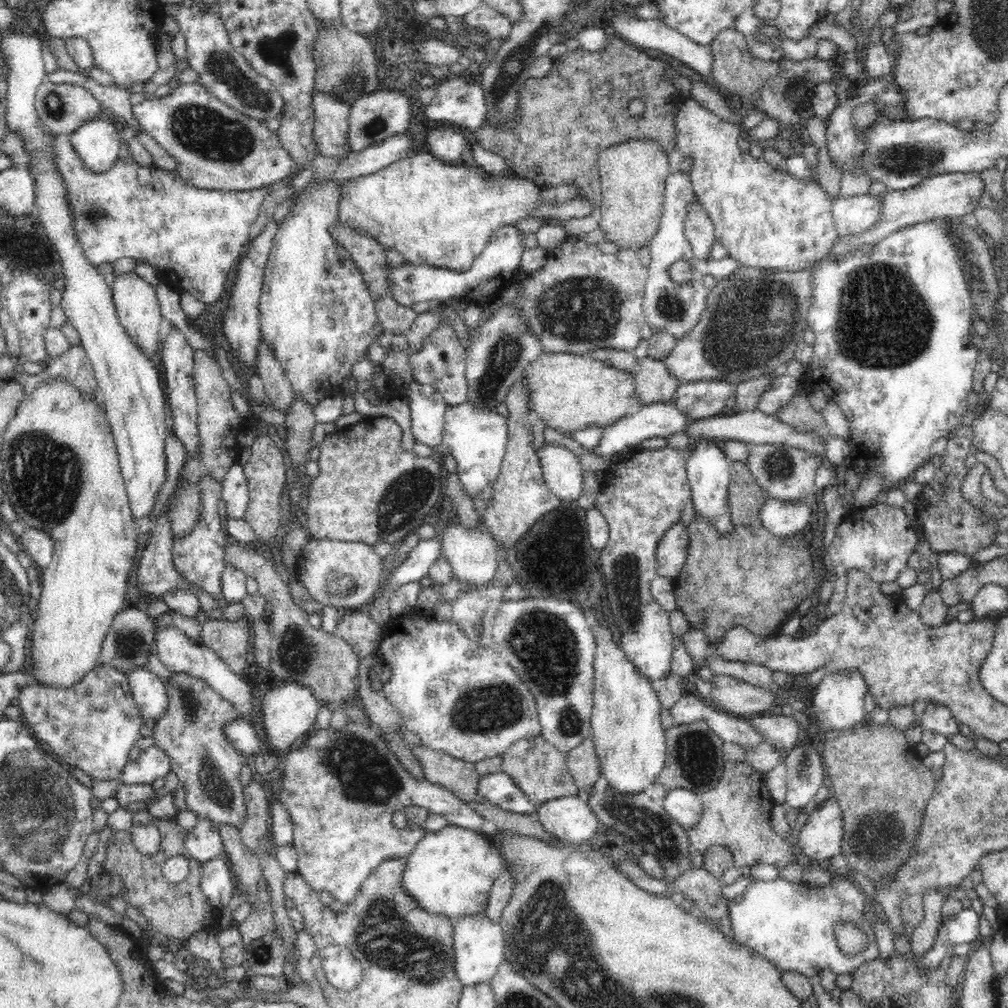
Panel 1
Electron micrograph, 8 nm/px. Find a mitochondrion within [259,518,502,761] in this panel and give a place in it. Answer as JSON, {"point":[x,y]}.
{"point":[299,655]}

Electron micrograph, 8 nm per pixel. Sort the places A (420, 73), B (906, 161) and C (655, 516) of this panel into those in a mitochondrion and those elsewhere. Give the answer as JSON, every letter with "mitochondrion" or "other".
{"A":"other","B":"mitochondrion","C":"other"}

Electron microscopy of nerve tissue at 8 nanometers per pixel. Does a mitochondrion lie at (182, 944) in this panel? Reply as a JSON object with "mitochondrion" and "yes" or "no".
{"mitochondrion":"no"}

